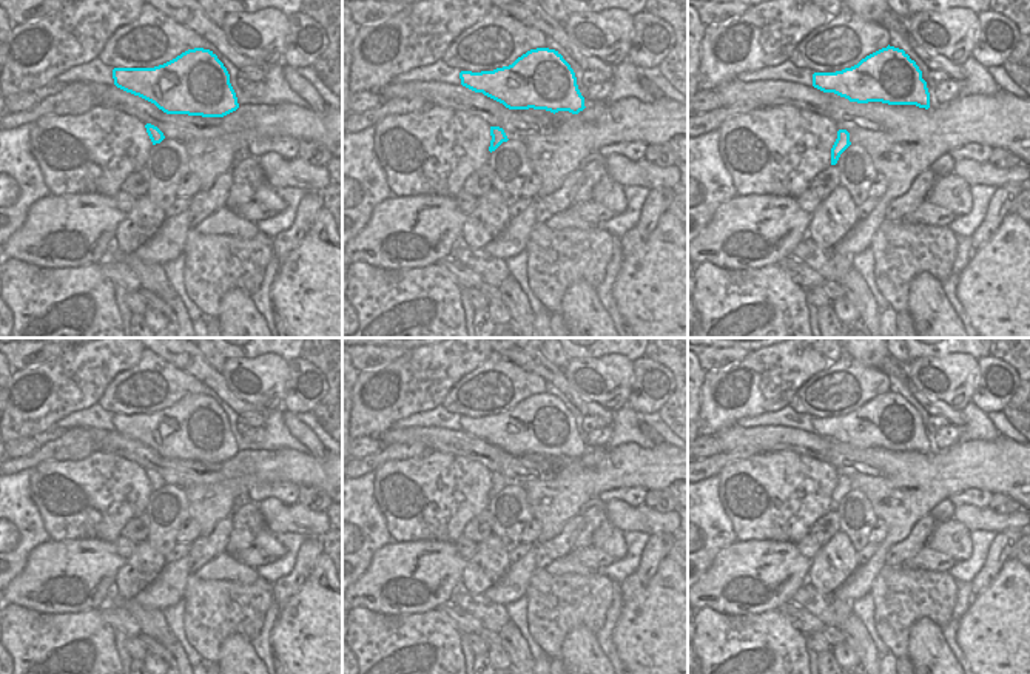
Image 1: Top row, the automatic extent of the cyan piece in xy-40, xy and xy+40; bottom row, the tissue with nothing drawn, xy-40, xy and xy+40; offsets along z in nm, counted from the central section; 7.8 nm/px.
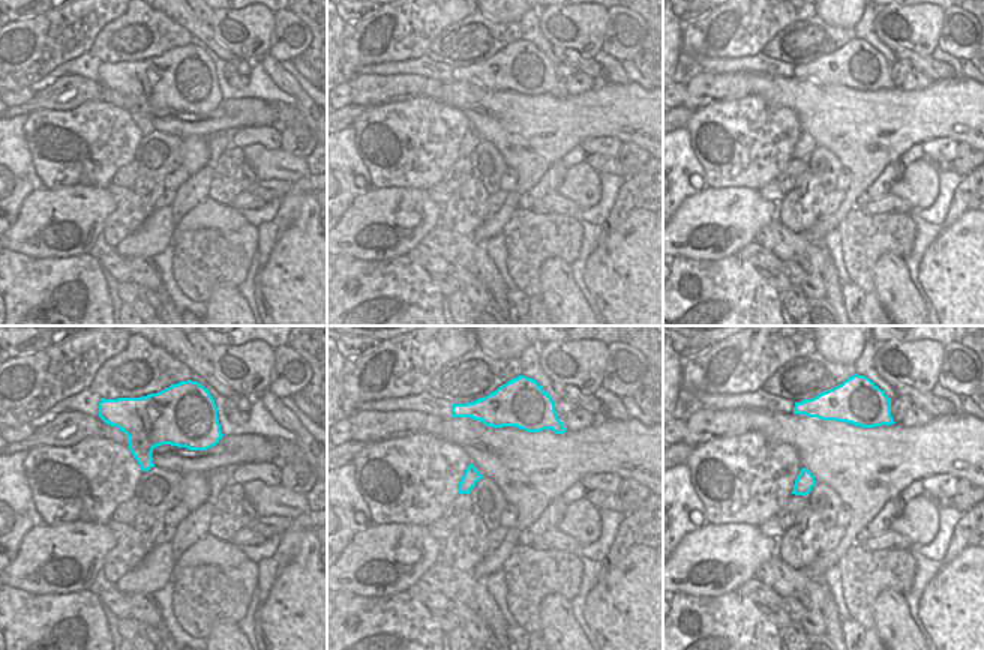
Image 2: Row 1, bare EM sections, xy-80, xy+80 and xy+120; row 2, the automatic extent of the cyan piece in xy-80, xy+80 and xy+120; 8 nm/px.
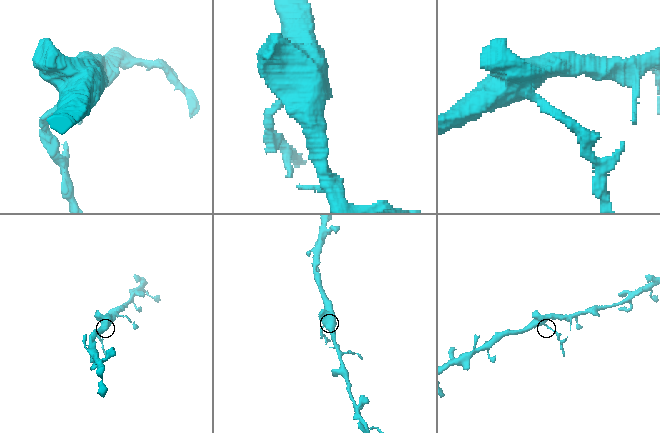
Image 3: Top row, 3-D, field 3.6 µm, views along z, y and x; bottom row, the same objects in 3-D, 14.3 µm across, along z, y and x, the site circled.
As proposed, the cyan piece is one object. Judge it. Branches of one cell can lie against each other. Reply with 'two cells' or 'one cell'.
two cells

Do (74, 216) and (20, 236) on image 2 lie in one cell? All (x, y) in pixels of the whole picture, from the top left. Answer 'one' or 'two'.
one

